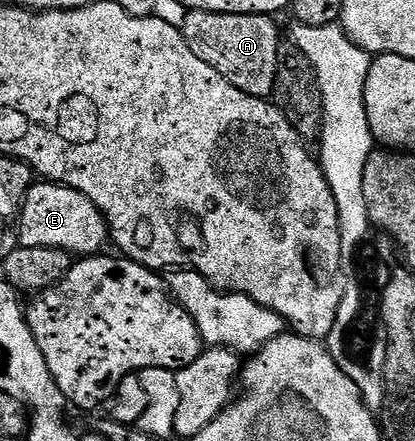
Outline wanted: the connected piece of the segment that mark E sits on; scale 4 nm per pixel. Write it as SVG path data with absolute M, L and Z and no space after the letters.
M34 183L31 184L30 190L21 198L21 201L22 214L18 217L18 233L16 229L18 245L24 247L56 247L57 249L65 249L71 255L94 255L101 250L98 248L102 244L107 244L106 221L103 219L101 211L96 207L96 203L92 203L92 199L88 199L88 195L70 189L67 185Z

